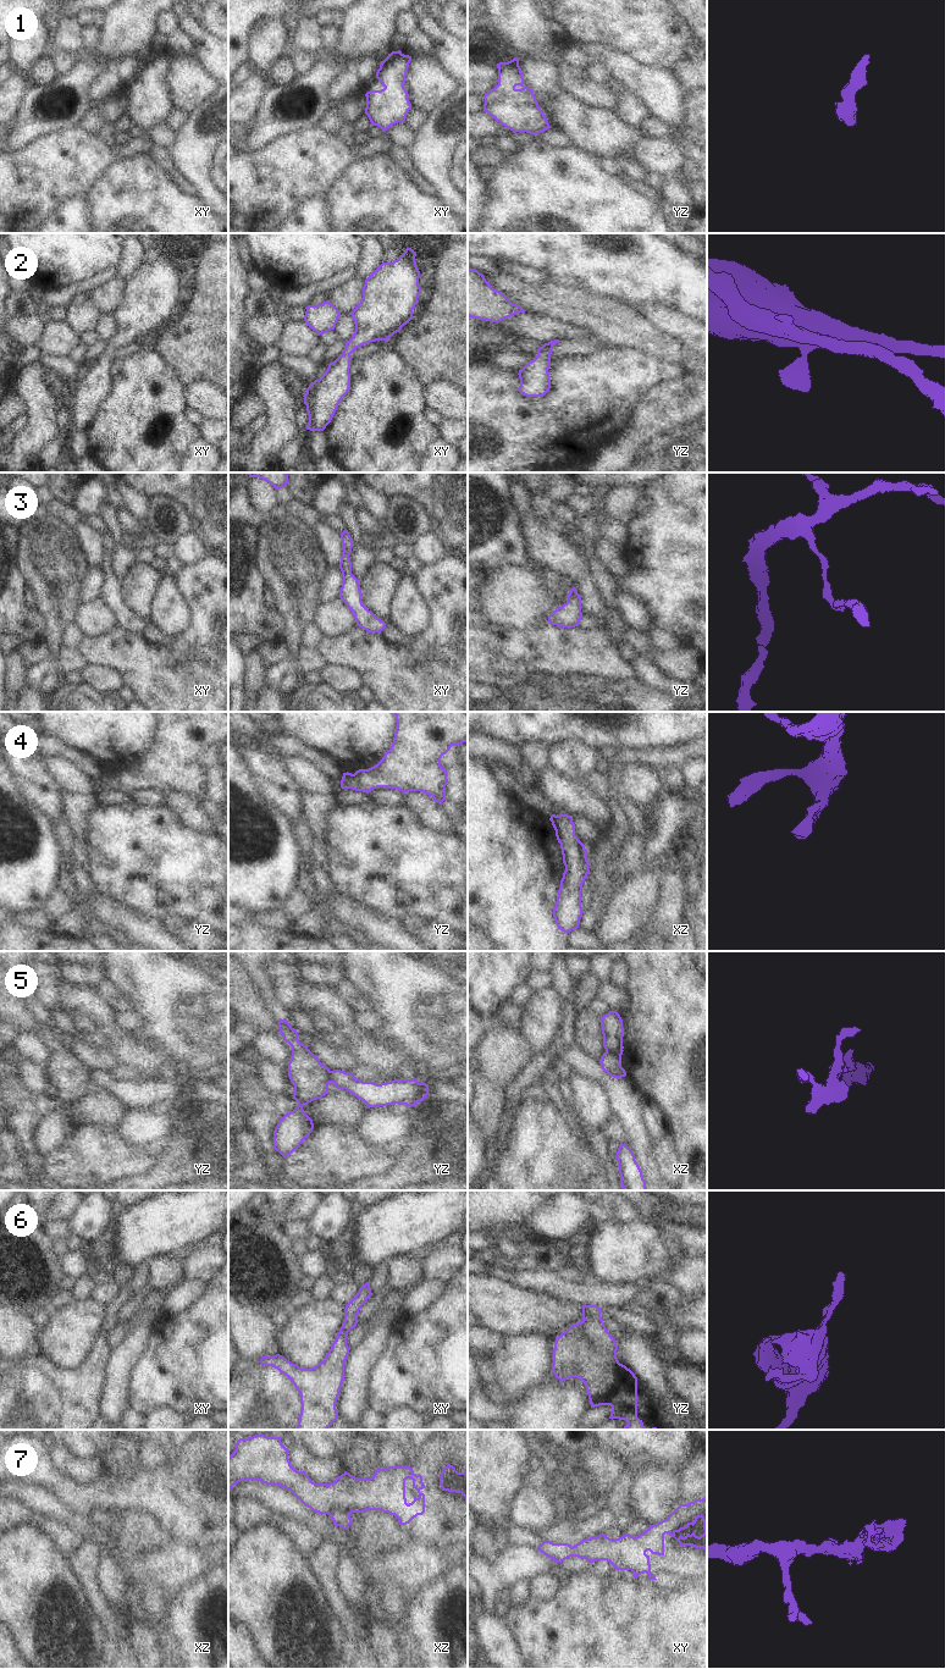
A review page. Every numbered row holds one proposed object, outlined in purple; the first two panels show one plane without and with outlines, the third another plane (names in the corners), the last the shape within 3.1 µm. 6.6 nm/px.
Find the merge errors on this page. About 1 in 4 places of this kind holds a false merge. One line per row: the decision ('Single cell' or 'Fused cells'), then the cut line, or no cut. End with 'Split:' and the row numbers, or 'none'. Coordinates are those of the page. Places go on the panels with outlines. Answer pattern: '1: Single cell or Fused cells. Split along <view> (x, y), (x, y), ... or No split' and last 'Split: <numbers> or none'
1: Single cell. No split
2: Single cell. No split
3: Single cell. No split
4: Single cell. No split
5: Fused cells. Split along xz (606, 1051), (620, 1056)
6: Single cell. No split
7: Single cell. No split
Split: 5

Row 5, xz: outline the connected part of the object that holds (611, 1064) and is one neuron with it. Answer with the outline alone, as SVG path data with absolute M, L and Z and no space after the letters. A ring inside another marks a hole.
M604 1052L601 1056L599 1062L601 1062L602 1070L607 1072L608 1076L614 1077L617 1079L626 1076L625 1070L621 1067L621 1056Z

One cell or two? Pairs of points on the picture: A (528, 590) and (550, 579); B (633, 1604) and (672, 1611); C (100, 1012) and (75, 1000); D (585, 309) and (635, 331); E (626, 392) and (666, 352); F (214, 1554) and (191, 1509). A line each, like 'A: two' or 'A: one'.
A: two
B: one
C: one
D: one
E: two
F: two

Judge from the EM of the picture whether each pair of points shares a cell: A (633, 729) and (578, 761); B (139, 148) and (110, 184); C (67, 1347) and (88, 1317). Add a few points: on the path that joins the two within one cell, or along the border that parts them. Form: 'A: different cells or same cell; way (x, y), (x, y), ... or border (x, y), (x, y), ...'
A: different cells; border (572, 736), (601, 752)
B: different cells; border (148, 153), (138, 153), (117, 159)
C: same cell; way (67, 1339), (81, 1325)

